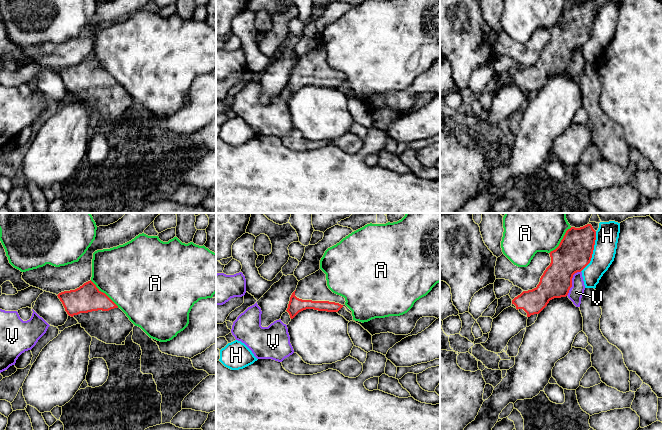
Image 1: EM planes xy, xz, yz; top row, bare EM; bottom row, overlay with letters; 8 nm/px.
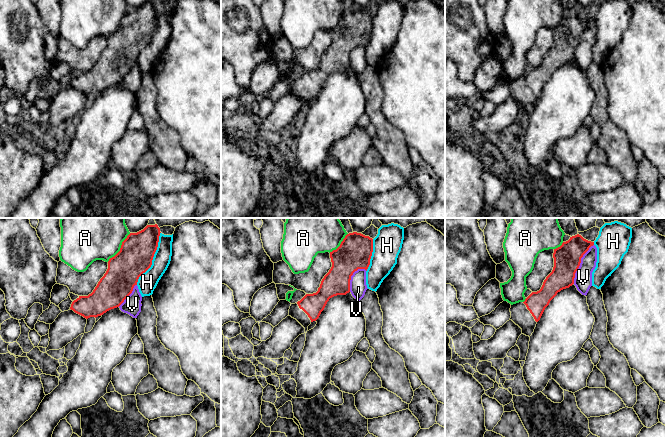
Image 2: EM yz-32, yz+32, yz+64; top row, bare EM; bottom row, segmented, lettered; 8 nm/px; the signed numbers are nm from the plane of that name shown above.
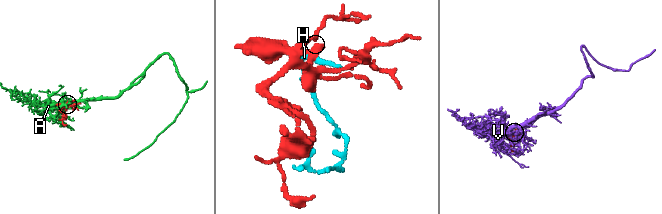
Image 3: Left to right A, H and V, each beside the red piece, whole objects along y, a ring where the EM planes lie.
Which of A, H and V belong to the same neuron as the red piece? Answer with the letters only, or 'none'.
none

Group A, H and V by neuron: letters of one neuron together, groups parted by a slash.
A / H / V

